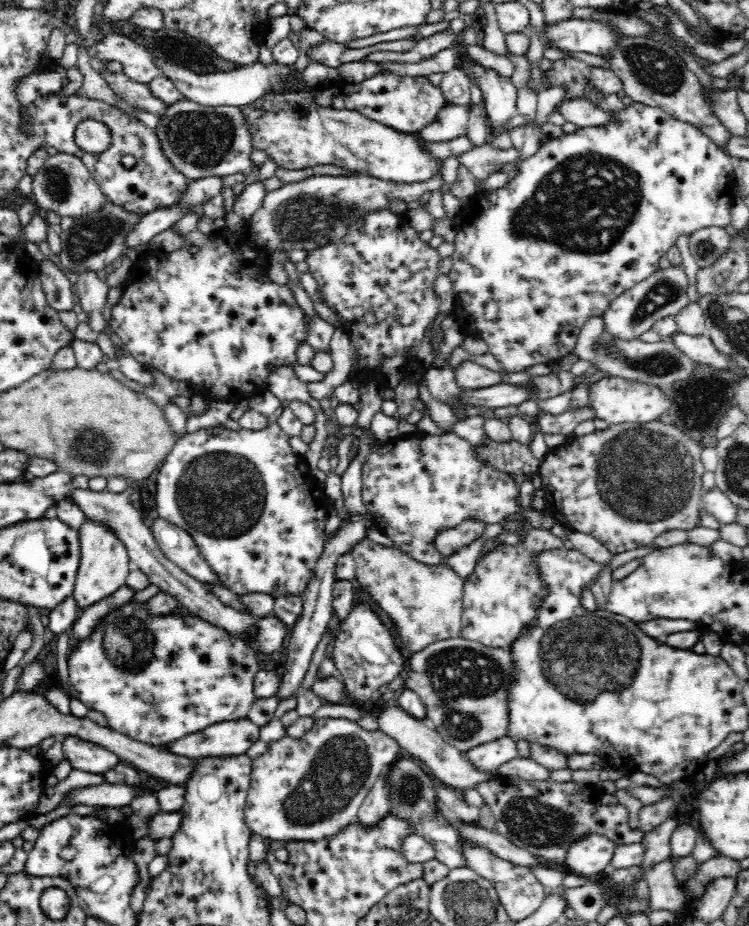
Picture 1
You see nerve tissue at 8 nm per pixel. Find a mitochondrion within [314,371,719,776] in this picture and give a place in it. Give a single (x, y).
(645, 475)

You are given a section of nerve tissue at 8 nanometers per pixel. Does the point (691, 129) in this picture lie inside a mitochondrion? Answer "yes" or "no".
no

